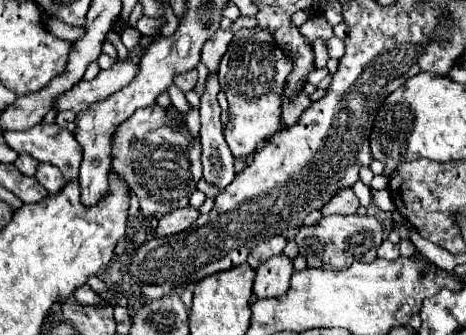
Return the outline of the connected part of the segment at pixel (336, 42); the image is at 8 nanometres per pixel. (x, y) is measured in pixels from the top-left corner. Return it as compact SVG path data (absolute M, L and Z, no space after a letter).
M338 37L328 39L326 45L328 45L328 55L330 55L332 59L340 59L340 57L344 55L344 41L340 41Z

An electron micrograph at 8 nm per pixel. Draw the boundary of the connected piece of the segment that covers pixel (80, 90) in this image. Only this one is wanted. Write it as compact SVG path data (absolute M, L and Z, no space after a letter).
M116 61L112 69L100 71L100 75L94 81L80 81L54 101L54 111L74 111L80 113L88 109L92 103L106 99L108 95L116 93L124 85L128 85L134 75L138 73L136 61Z

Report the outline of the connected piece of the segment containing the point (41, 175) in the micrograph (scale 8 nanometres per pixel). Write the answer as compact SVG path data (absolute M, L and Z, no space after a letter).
M38 163L36 179L52 195L64 187L64 175L60 173L60 169L56 169L56 165L50 165L50 163Z

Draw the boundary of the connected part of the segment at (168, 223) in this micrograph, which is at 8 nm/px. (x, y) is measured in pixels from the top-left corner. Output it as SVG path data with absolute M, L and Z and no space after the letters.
M184 207L184 209L176 209L176 211L170 211L166 213L160 223L158 223L158 229L156 229L156 235L158 237L166 237L166 235L176 235L184 229L188 229L196 219L198 219L198 209L194 207Z

